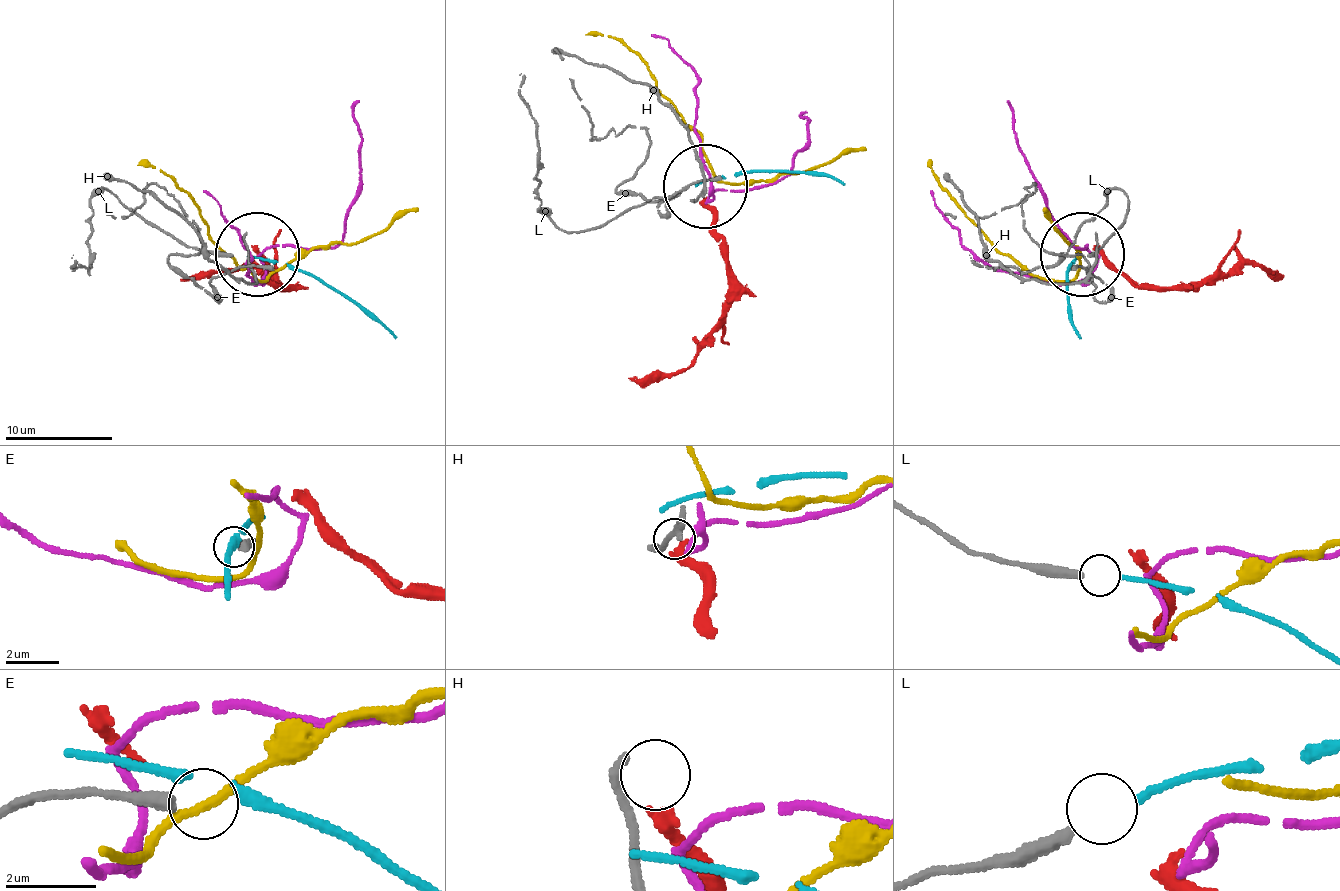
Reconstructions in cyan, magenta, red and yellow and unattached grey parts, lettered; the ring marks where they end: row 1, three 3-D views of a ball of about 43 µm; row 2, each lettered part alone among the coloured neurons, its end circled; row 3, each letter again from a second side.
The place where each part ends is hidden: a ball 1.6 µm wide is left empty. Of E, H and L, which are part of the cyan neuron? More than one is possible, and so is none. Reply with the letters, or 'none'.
L

